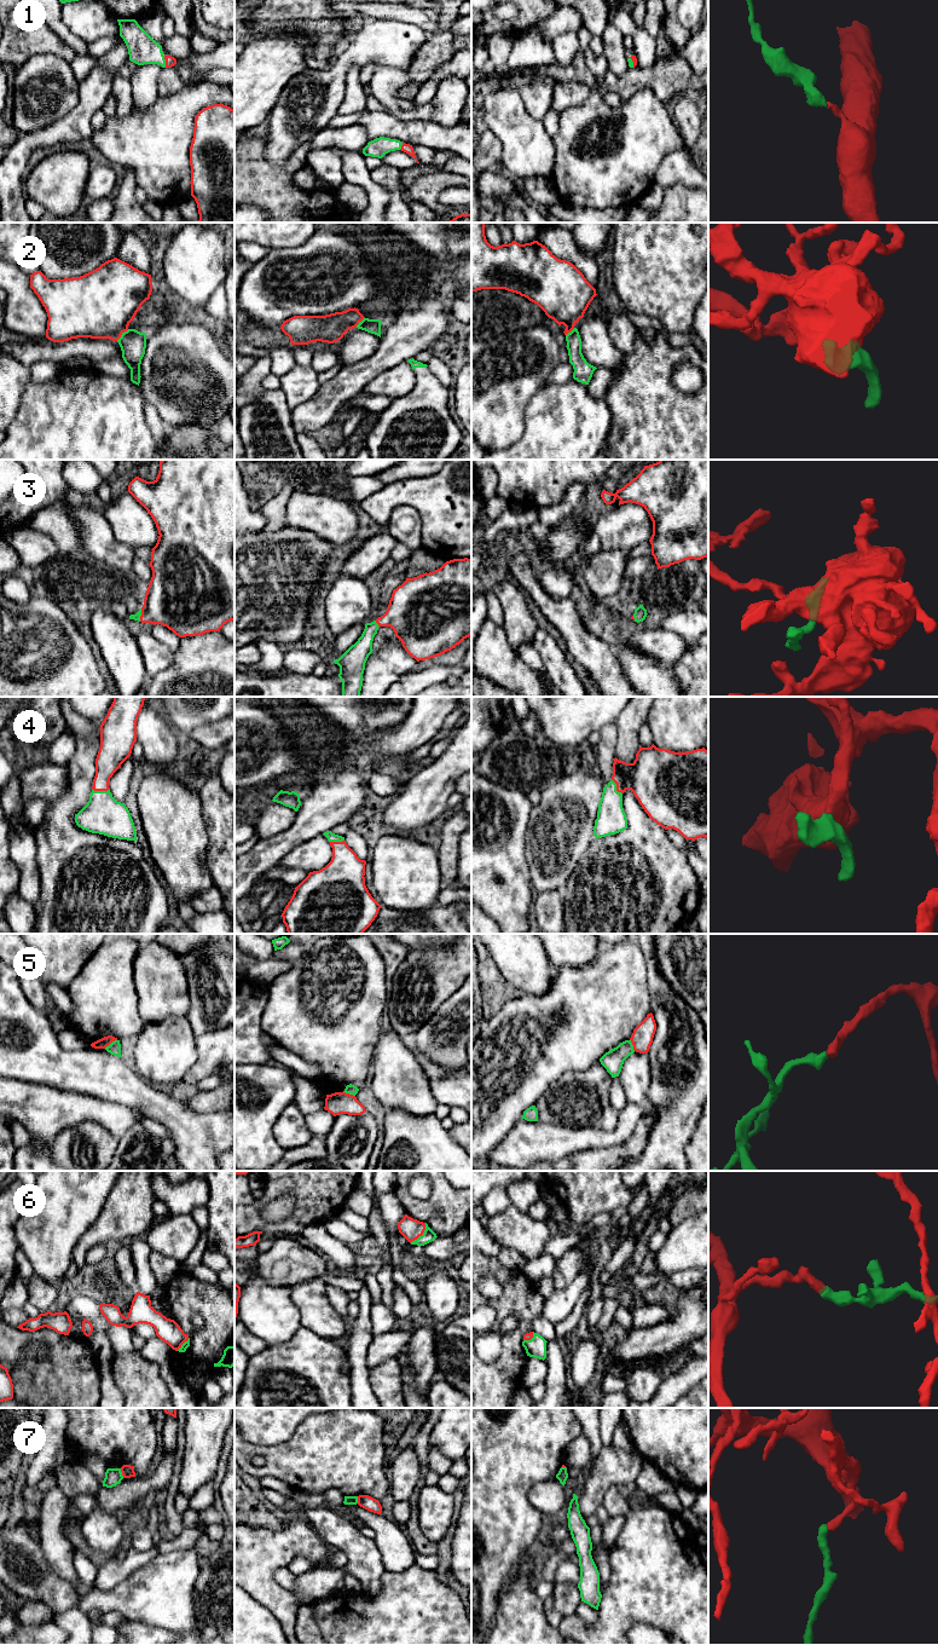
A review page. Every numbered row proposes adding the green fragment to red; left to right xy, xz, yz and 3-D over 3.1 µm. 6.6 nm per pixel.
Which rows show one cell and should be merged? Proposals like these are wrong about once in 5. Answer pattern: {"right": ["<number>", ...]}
{"right": ["1", "2", "3", "4", "6"]}

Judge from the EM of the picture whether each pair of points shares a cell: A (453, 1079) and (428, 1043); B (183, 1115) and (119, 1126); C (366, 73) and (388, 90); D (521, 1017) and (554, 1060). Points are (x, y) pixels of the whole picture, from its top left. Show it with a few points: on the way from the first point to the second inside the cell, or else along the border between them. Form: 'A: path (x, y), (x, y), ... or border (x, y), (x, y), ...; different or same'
A: border (423, 1054), (443, 1068), (458, 1069); different
B: border (120, 1104), (138, 1108), (146, 1115); different
C: border (377, 65), (368, 84); different
D: path (527, 1028), (530, 1035), (543, 1049); same

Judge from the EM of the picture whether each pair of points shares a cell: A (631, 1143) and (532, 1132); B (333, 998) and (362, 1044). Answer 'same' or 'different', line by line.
A: different
B: same

